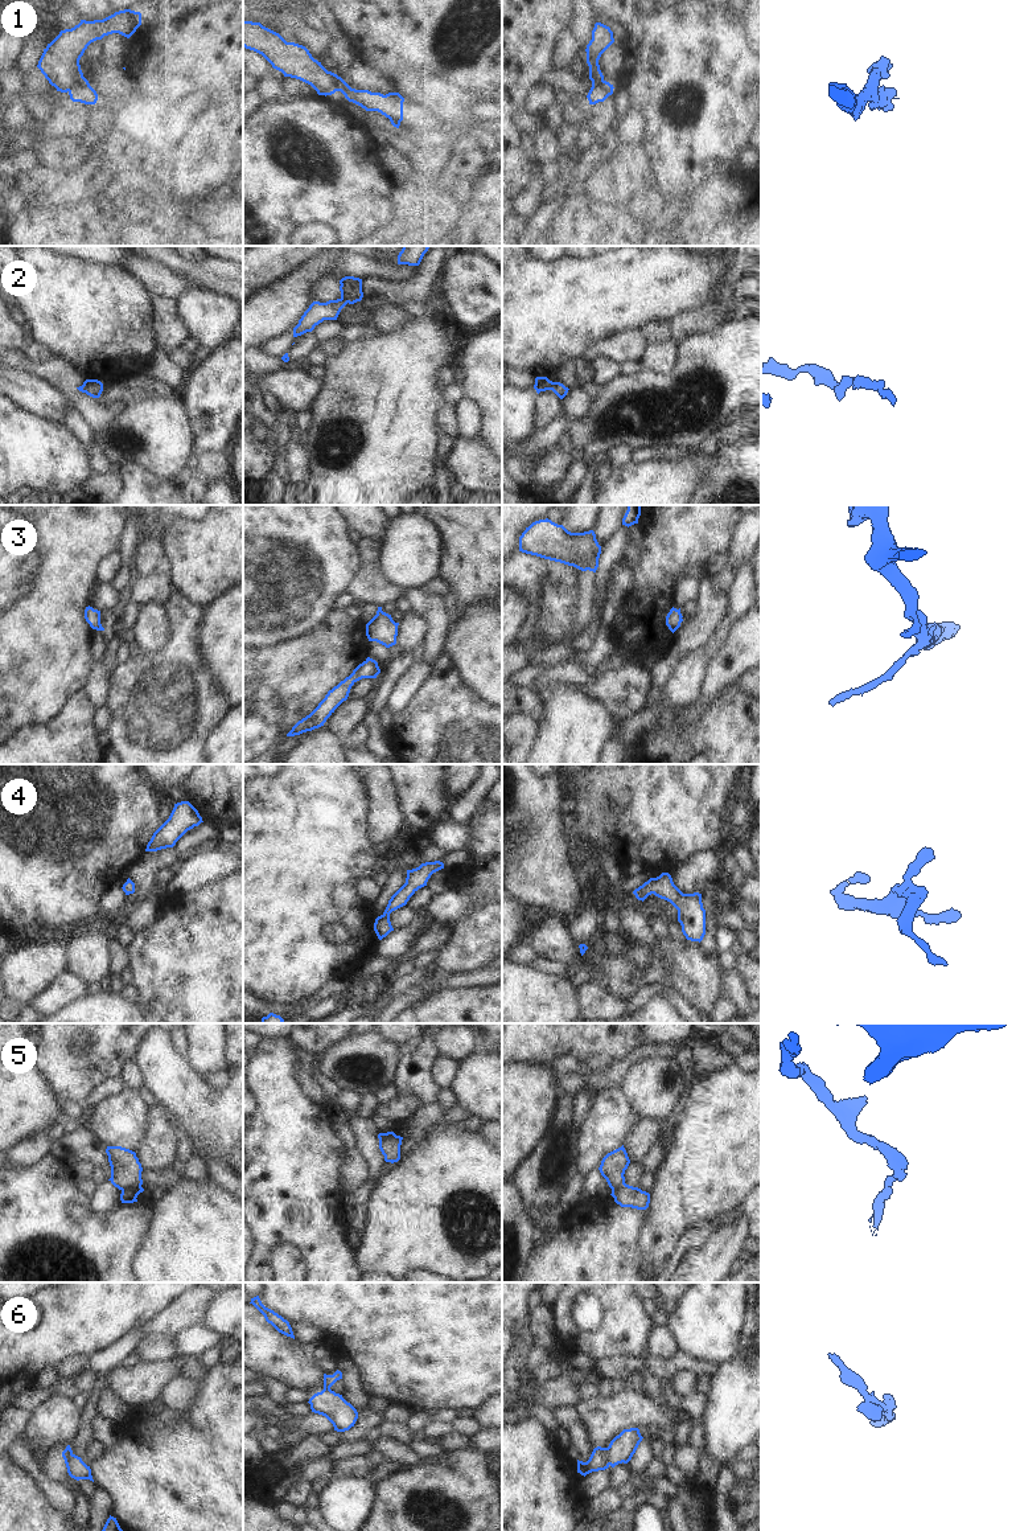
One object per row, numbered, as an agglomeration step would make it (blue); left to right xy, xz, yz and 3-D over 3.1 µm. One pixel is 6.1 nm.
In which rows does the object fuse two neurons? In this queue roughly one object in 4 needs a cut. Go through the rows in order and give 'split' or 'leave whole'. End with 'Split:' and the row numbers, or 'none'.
1: split
2: leave whole
3: leave whole
4: leave whole
5: split
6: split
Split: 1, 5, 6

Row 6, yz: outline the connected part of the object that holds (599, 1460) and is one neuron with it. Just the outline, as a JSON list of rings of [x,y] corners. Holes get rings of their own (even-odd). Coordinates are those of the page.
[[[597,1446],[593,1449],[587,1462],[577,1460],[577,1473],[585,1477],[592,1472],[605,1470],[609,1465],[610,1460],[608,1457],[608,1448]]]

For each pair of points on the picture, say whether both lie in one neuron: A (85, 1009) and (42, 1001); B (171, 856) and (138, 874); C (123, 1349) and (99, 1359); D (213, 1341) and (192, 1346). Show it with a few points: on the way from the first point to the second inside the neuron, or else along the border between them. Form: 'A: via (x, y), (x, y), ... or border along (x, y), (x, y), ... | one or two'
A: border along (86, 994), (58, 1009) | two
B: via (163, 858), (152, 861), (145, 867) | one
C: via (118, 1351), (105, 1359) | one
D: via (208, 1341), (197, 1341) | one

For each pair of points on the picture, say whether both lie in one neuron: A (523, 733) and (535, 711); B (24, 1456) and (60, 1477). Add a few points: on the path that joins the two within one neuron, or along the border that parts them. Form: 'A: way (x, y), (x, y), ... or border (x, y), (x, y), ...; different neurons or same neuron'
A: border (515, 711), (523, 711), (537, 723); different neurons
B: border (38, 1464), (40, 1469), (49, 1478), (64, 1485); different neurons

